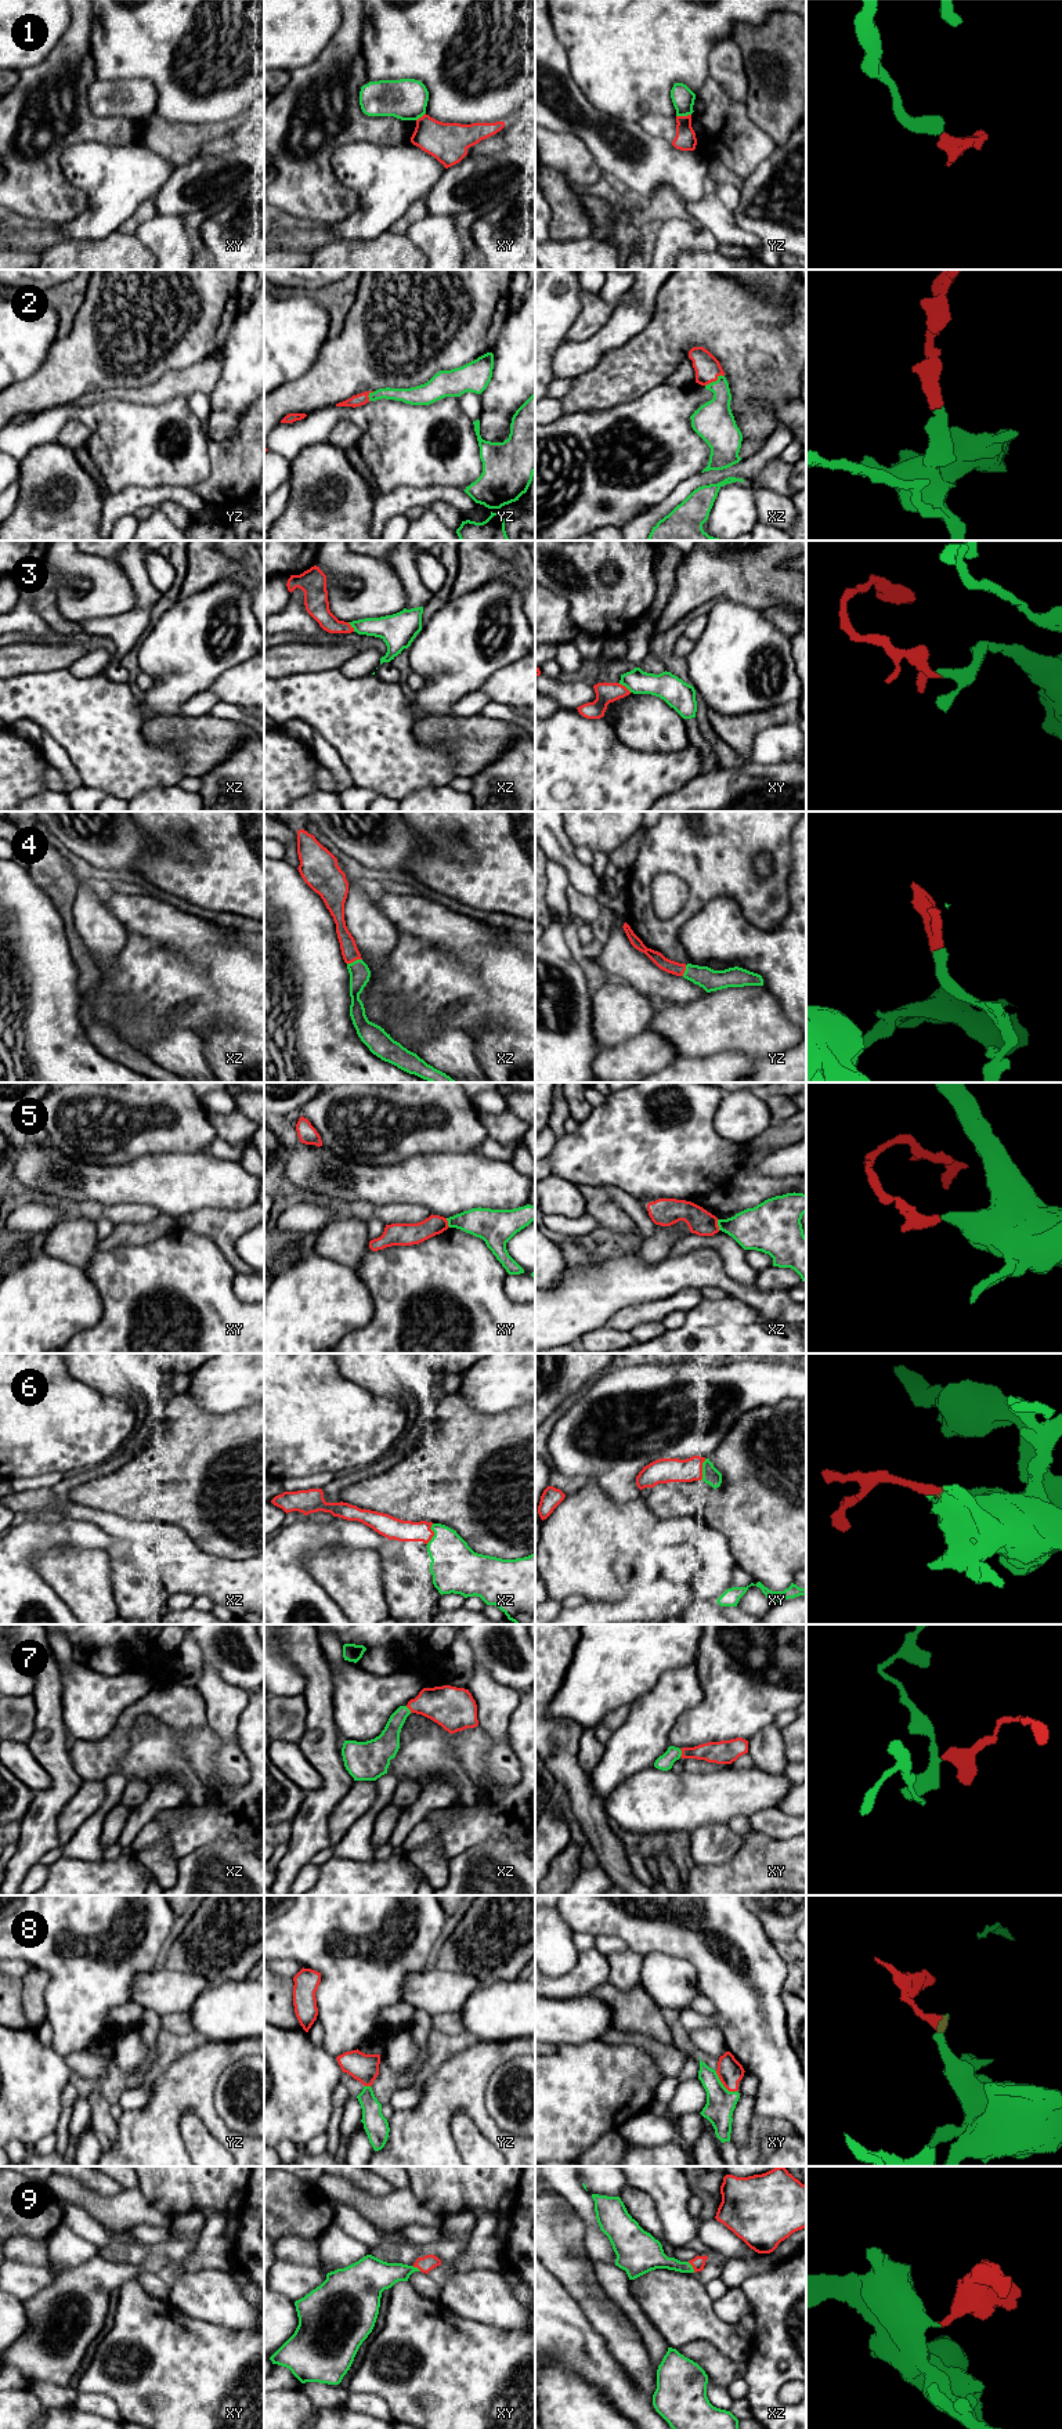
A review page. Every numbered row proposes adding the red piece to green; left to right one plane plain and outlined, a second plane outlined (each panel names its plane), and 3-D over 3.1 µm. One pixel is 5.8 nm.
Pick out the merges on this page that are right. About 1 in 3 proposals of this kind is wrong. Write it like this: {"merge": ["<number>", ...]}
{"merge": ["2", "4", "6", "7", "8", "9"]}

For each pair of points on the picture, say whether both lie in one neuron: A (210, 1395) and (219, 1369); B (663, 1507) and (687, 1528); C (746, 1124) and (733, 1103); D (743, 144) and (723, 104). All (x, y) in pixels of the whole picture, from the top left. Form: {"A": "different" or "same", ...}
{"A": "same", "B": "different", "C": "same", "D": "same"}

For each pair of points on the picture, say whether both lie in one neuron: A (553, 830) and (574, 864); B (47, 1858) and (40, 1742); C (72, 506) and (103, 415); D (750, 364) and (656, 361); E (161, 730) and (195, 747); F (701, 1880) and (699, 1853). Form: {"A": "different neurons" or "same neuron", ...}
{"A": "same neuron", "B": "different neurons", "C": "different neurons", "D": "same neuron", "E": "same neuron", "F": "different neurons"}

